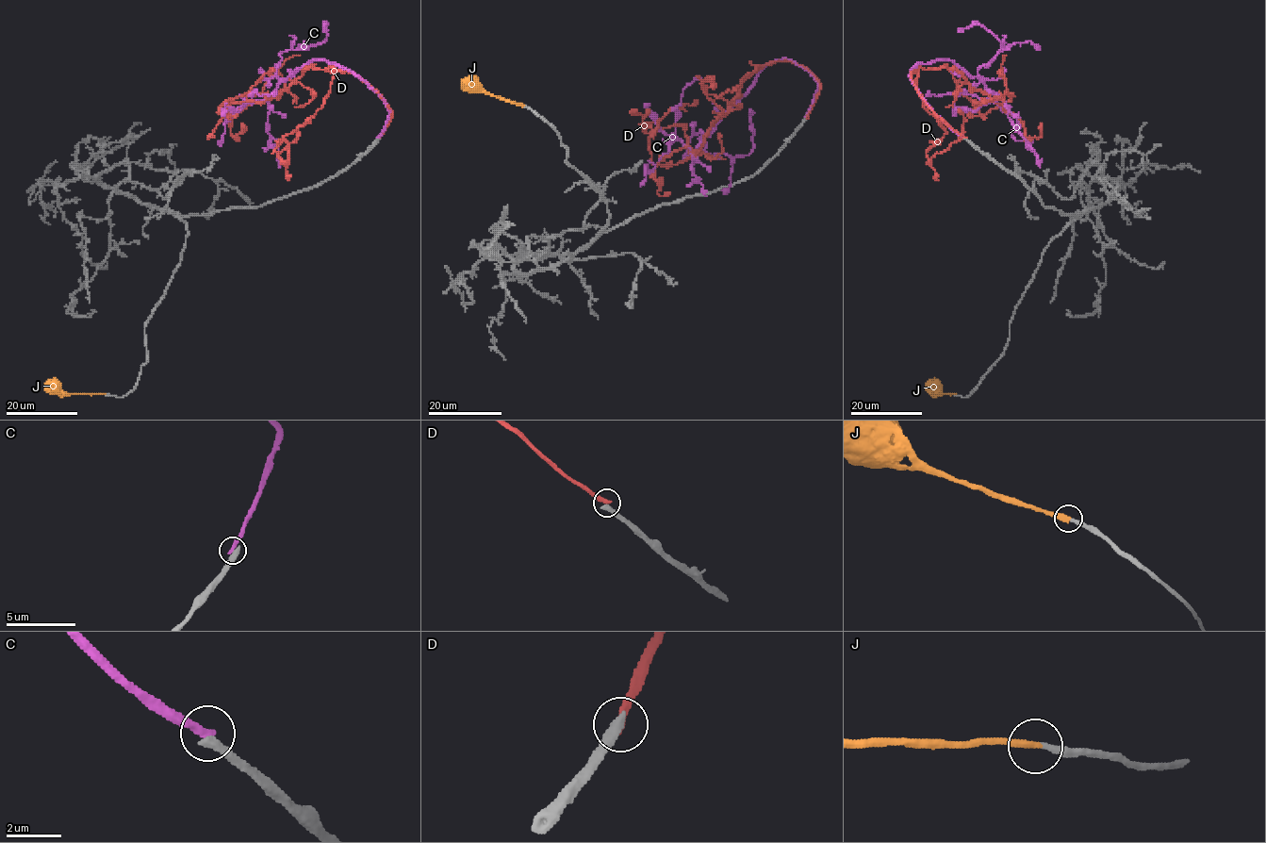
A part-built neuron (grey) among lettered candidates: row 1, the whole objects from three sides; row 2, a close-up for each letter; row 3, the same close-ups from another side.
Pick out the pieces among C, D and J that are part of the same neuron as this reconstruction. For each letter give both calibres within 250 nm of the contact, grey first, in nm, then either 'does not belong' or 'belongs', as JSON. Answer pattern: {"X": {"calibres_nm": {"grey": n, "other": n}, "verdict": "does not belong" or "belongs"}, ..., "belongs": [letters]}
{"C": {"calibres_nm": {"grey": 400, "other": 300}, "verdict": "does not belong"}, "D": {"calibres_nm": {"grey": 400, "other": 320}, "verdict": "does not belong"}, "J": {"calibres_nm": {"grey": 240, "other": 340}, "verdict": "belongs"}, "belongs": ["J"]}

